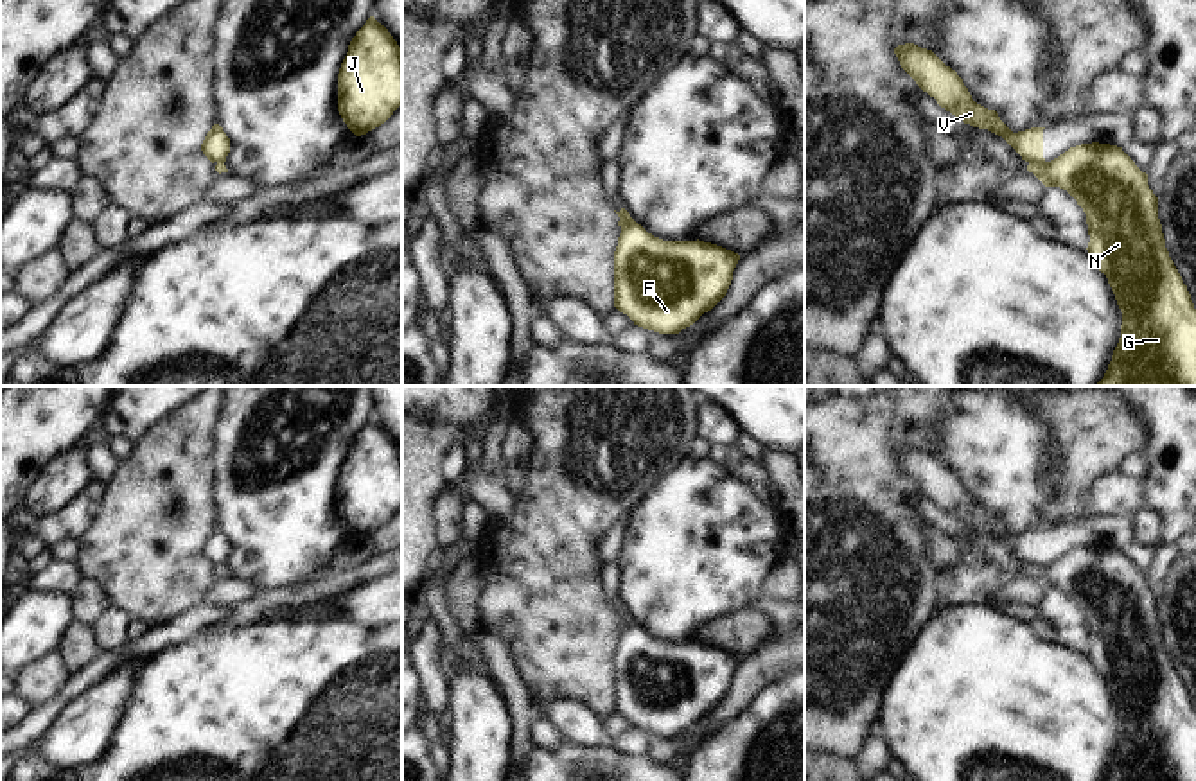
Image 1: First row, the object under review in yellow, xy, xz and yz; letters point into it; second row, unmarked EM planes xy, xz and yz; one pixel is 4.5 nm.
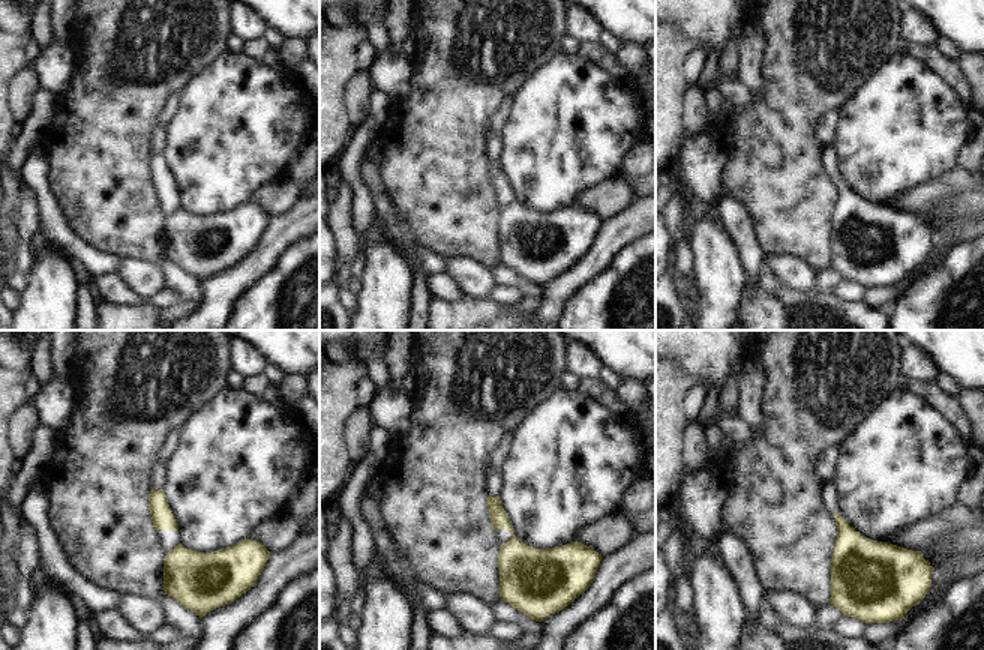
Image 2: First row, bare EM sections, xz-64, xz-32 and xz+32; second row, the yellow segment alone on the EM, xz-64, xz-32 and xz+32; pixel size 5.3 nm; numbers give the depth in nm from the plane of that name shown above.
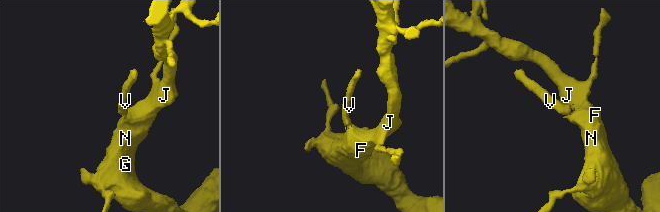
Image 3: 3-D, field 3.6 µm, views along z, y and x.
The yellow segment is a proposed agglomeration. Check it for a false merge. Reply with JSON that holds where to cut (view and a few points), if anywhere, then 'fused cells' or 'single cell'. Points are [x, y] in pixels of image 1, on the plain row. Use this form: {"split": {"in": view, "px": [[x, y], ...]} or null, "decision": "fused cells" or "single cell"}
{"split": {"in": "yz", "px": [[1046, 564], [1029, 566]]}, "decision": "fused cells"}

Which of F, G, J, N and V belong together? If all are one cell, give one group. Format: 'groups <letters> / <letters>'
groups F G J N / V

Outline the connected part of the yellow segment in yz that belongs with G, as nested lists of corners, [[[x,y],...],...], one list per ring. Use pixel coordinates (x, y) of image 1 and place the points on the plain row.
[[[1081,546],[1058,560],[1031,564],[1033,575],[1045,589],[1067,592],[1086,616],[1088,655],[1115,697],[1122,715],[1121,740],[1103,781],[1196,781],[1196,711],[1174,664],[1165,650],[1158,621],[1158,600],[1148,587],[1148,576],[1122,553],[1110,546]]]

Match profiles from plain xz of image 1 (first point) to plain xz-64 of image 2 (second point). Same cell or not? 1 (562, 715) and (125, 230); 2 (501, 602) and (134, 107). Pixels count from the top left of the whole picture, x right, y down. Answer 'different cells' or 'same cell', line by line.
1: different cells
2: same cell

